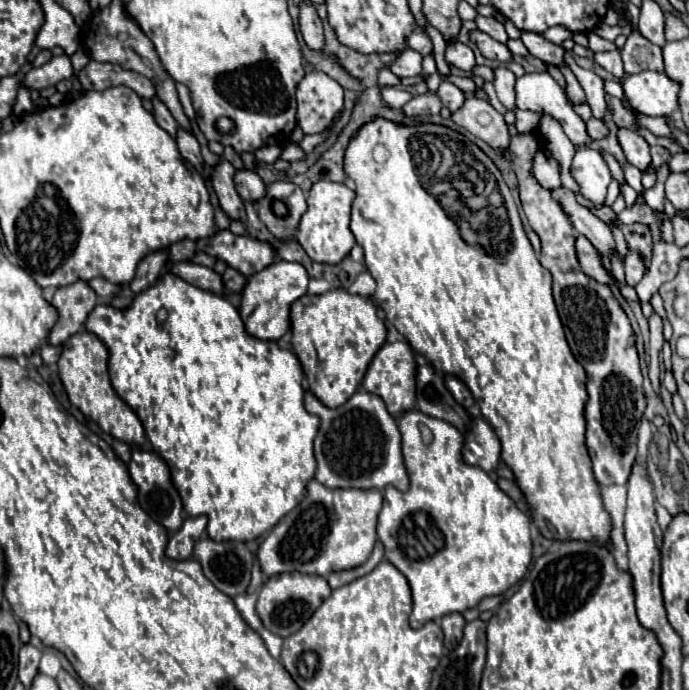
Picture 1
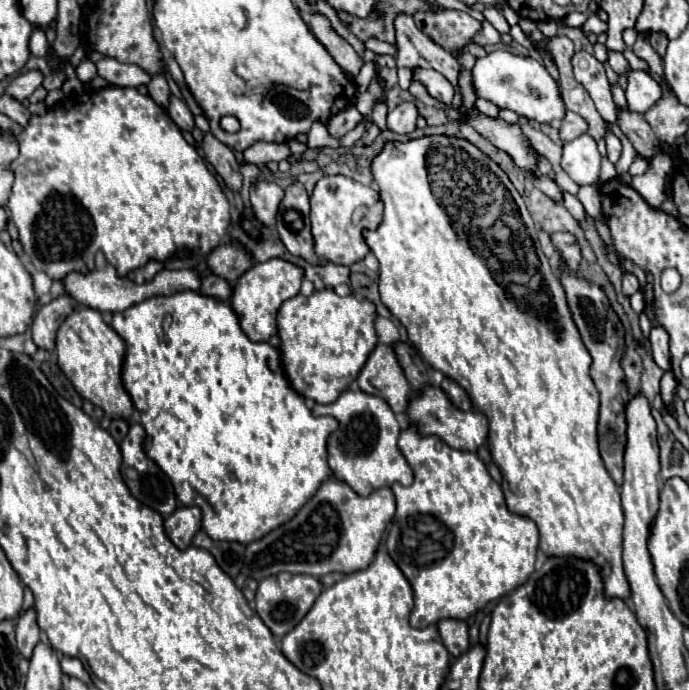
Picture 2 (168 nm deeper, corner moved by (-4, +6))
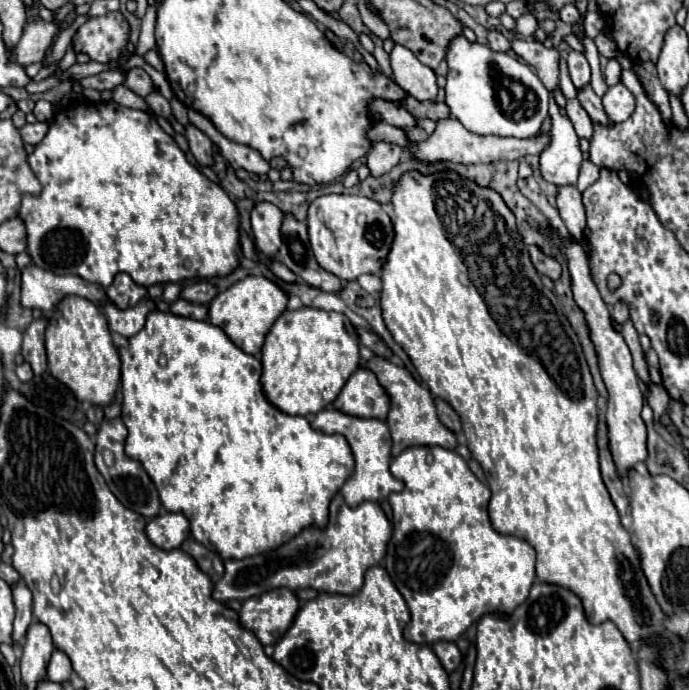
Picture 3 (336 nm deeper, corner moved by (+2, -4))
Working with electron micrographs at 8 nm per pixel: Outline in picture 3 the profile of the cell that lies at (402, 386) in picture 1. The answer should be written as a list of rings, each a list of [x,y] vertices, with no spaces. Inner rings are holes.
[[[359,367],[337,395],[333,407],[349,411],[349,415],[361,415],[361,419],[385,421],[389,411],[389,397],[385,395],[377,377],[369,369]]]

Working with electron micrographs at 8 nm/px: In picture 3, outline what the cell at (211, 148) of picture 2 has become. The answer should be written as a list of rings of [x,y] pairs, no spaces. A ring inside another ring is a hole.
[[[191,123],[185,127],[185,137],[189,141],[189,149],[199,165],[213,165],[213,143],[211,139]]]

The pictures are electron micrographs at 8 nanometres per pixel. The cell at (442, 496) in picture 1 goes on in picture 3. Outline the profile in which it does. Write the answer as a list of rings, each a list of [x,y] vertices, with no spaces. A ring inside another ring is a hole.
[[[409,447],[403,453],[399,453],[397,457],[393,457],[391,461],[391,475],[401,479],[405,483],[405,489],[399,493],[391,493],[389,495],[389,505],[393,511],[393,537],[389,541],[387,547],[387,557],[385,557],[385,569],[391,575],[395,587],[399,589],[399,593],[403,595],[403,599],[407,601],[407,607],[411,611],[411,621],[405,627],[403,635],[407,641],[417,643],[417,645],[433,645],[437,641],[457,641],[459,635],[465,633],[465,629],[475,623],[479,617],[487,615],[487,613],[497,613],[501,611],[503,617],[509,617],[517,605],[521,605],[527,597],[529,597],[529,589],[535,581],[535,549],[527,543],[521,541],[517,537],[507,537],[507,535],[499,535],[489,521],[487,515],[487,501],[491,499],[491,491],[489,487],[485,487],[467,467],[467,463],[461,459],[461,455],[457,455],[455,451],[443,449],[443,447]]]

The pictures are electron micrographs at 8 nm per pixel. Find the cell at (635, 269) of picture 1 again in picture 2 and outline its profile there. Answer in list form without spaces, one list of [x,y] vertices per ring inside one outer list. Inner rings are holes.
[[[623,275],[623,293],[627,295],[627,297],[631,297],[635,291],[639,291],[641,289],[641,285],[639,285],[639,279],[635,277],[635,275]]]

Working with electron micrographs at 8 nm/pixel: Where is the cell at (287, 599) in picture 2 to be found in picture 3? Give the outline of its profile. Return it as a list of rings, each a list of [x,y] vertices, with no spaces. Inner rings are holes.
[[[279,587],[243,601],[239,611],[239,623],[253,631],[263,645],[275,645],[281,635],[293,623],[299,603],[293,591]]]

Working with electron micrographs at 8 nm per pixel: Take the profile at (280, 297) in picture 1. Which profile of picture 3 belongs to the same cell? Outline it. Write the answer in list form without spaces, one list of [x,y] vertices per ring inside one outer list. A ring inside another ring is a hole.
[[[253,277],[235,283],[227,291],[219,293],[213,303],[209,303],[209,323],[221,327],[237,347],[241,347],[249,355],[259,355],[265,335],[273,321],[285,311],[287,307],[287,295],[269,279],[265,277]]]

